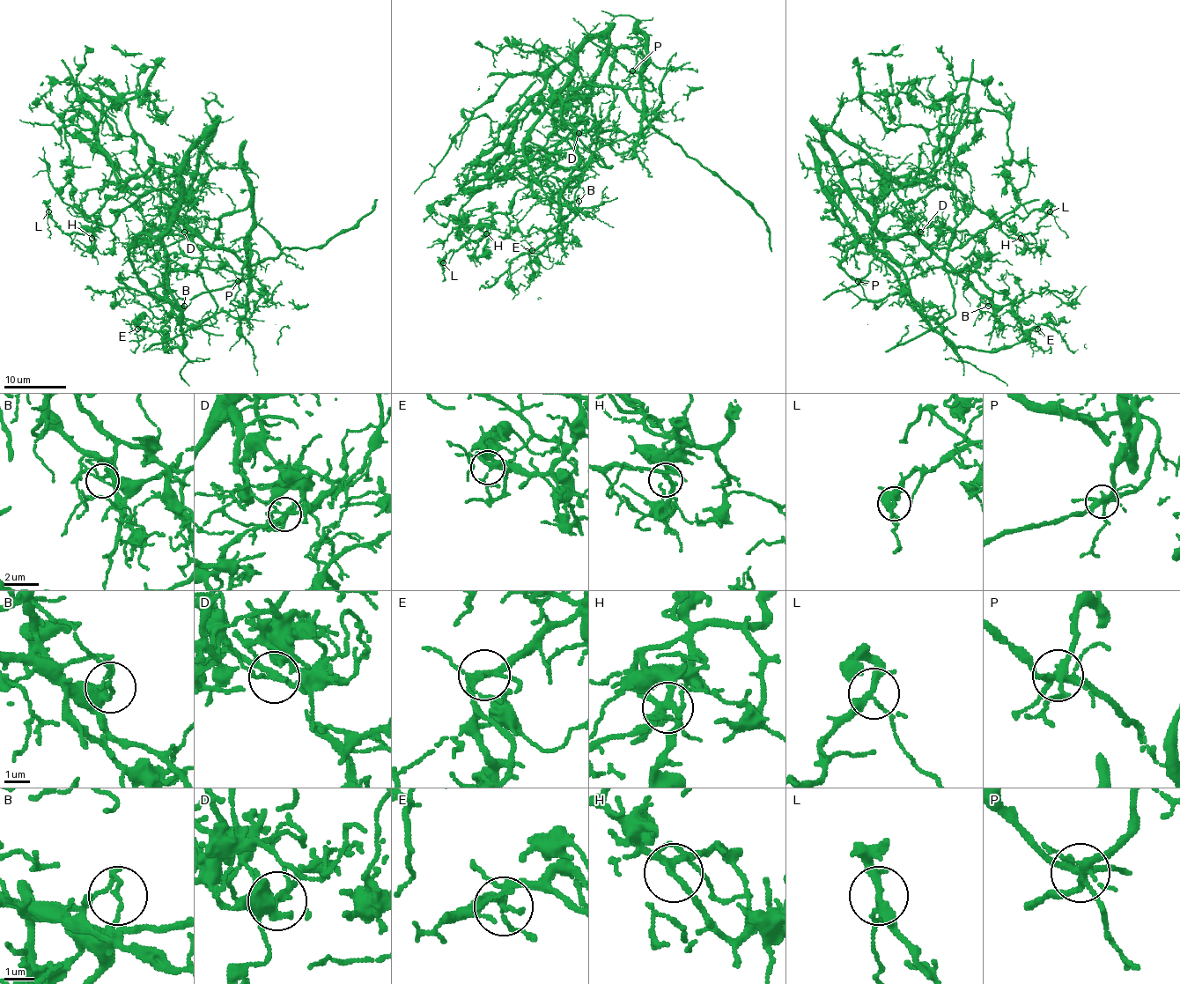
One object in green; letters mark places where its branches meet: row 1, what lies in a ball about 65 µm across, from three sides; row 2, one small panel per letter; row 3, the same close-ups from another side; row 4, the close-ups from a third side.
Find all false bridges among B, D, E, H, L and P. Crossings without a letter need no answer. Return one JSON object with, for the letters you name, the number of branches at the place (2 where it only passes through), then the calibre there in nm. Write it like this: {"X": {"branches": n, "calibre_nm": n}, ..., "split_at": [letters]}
{"B": {"branches": 2, "calibre_nm": 120}, "D": {"branches": 5, "calibre_nm": 190}, "P": {"branches": 7, "calibre_nm": 320}, "split_at": ["B", "D", "P"]}

